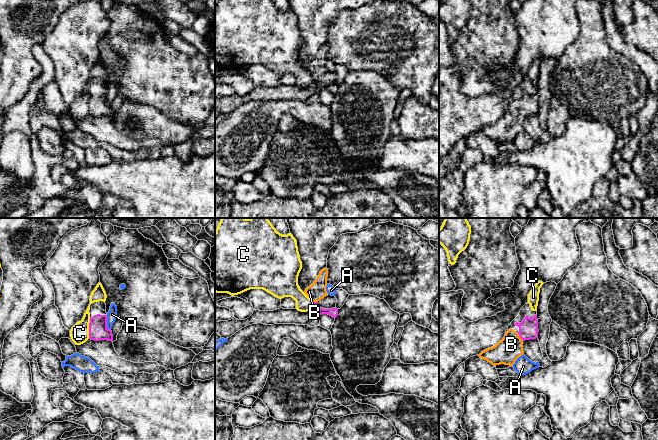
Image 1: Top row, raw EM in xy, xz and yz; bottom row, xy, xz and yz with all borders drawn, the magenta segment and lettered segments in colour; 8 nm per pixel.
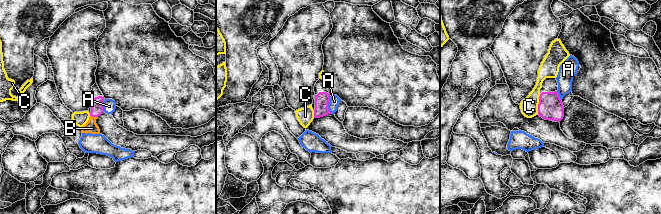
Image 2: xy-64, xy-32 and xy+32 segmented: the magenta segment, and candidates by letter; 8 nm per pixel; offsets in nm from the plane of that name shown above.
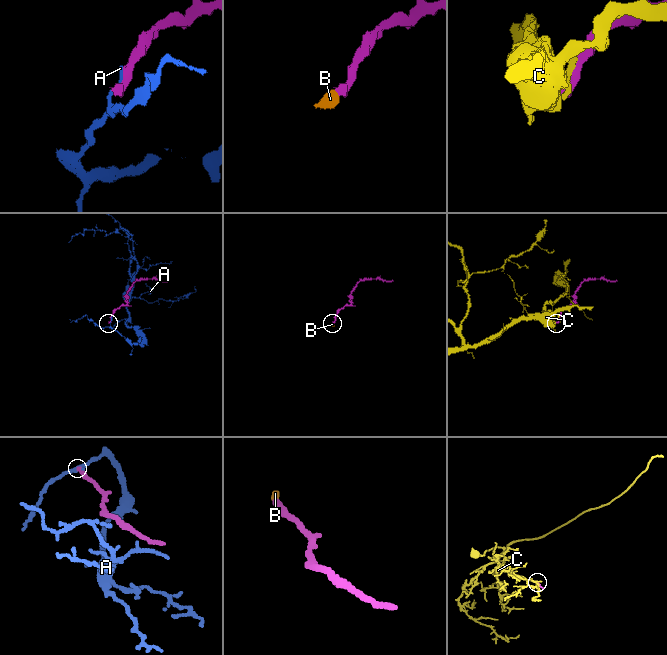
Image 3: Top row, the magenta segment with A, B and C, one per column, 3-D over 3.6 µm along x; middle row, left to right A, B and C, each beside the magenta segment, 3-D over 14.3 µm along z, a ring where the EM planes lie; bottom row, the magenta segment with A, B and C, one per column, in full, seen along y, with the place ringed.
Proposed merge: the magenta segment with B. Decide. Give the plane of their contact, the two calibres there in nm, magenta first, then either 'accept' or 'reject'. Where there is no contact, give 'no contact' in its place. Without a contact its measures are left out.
meets magenta in yz; 160 nm thick on the magenta side, 200 nm on the other; accept

